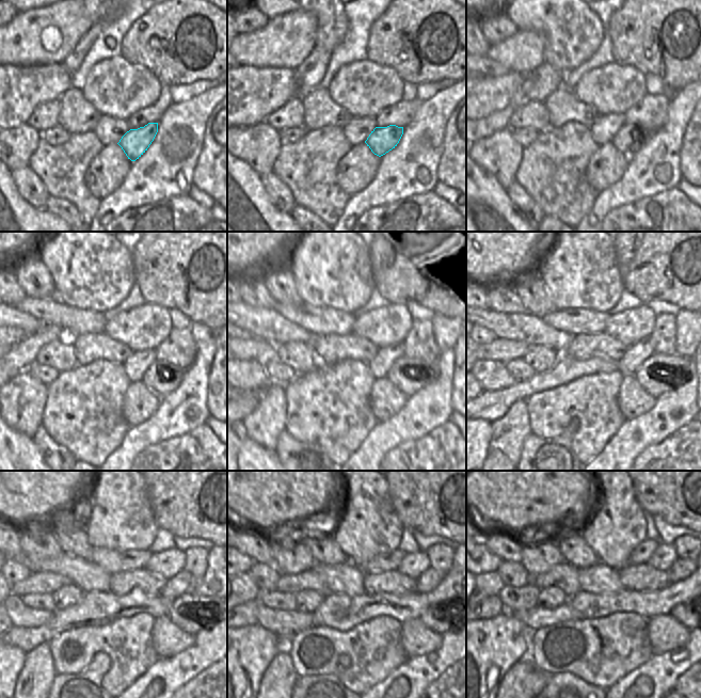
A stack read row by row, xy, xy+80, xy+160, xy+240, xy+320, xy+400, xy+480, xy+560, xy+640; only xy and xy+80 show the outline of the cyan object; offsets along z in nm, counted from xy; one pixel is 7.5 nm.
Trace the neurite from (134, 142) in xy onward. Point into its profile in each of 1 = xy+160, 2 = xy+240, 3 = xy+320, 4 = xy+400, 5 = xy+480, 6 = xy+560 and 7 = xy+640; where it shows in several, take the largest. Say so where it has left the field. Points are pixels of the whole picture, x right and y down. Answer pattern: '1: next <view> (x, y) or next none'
1: next xy+160 (631, 138)
2: next xy+240 (161, 377)
3: next xy+320 (404, 374)
4: next xy+400 (650, 377)
5: next xy+480 (174, 615)
6: next xy+560 (444, 615)
7: next xy+640 (683, 613)

